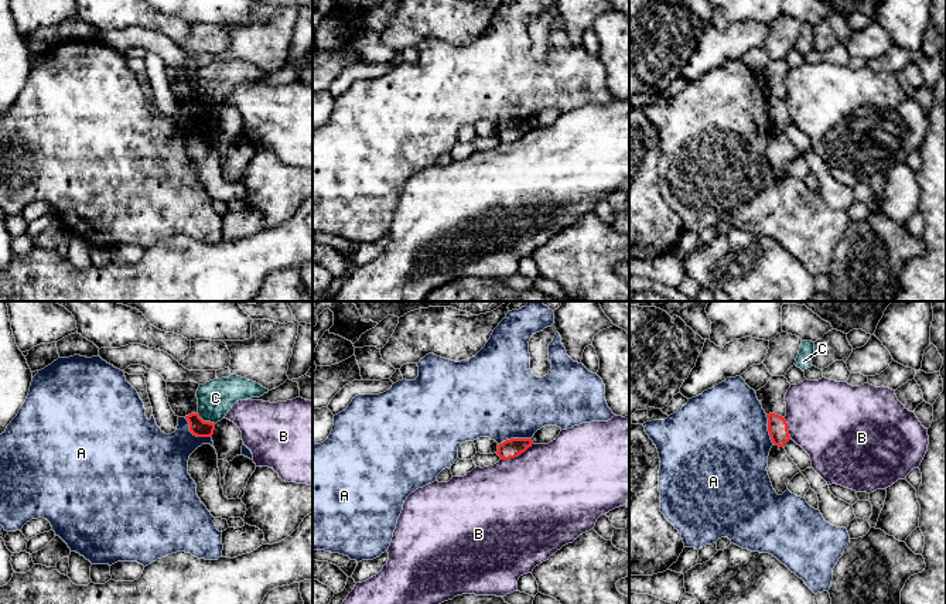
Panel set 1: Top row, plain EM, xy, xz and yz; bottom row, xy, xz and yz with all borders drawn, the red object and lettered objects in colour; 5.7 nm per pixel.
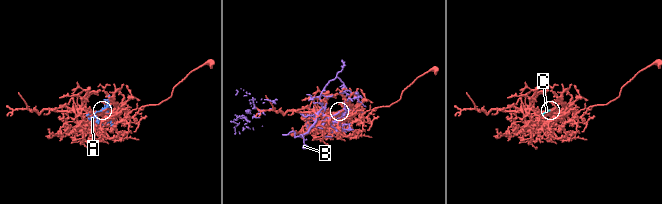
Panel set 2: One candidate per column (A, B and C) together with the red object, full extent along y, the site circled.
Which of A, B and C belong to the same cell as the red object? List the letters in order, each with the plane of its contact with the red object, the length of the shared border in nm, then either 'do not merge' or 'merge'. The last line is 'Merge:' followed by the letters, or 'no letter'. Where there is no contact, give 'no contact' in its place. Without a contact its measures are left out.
A: xy | 200 nm | do not merge
B: xz | 200 nm | do not merge
C: xy | 130 nm | do not merge
Merge: no letter

